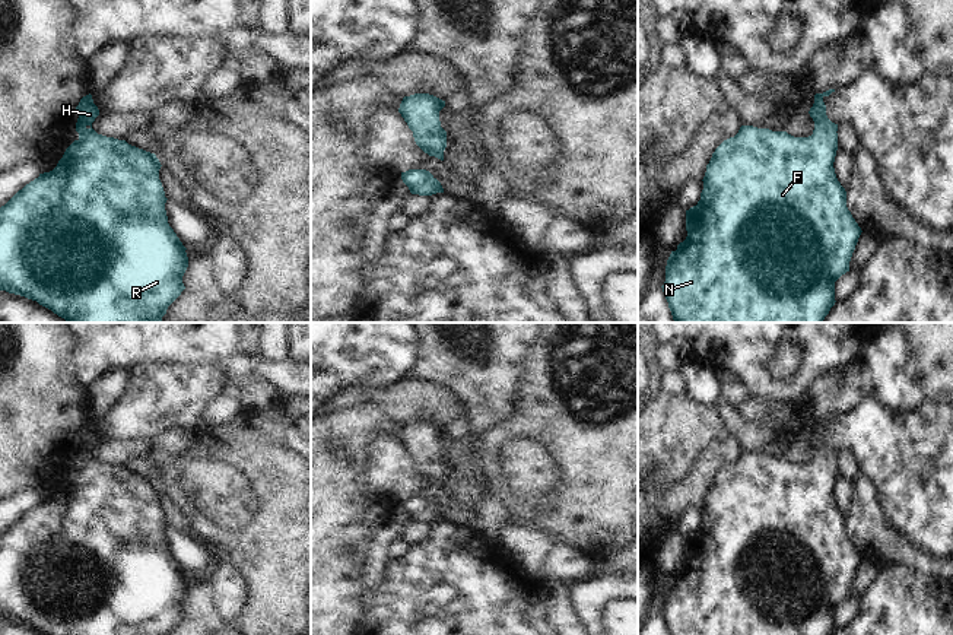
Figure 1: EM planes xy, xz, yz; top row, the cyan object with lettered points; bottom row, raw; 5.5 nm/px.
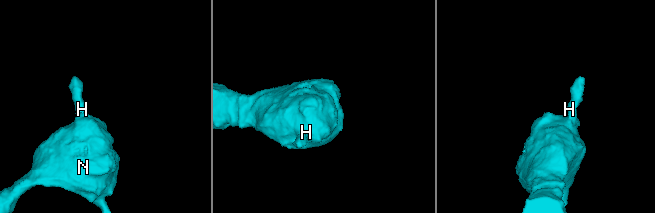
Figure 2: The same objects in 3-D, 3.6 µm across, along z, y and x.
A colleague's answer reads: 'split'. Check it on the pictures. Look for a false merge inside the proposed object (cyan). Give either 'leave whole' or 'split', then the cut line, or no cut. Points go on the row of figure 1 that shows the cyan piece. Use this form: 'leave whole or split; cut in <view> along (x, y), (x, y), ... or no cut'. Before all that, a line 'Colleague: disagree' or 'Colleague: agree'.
Colleague: disagree
leave whole; no cut

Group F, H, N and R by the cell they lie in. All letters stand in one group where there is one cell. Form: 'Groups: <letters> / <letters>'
Groups: F H N R

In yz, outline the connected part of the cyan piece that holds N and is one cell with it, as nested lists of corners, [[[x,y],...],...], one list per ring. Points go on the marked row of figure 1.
[[[835,89],[814,95],[814,104],[809,114],[814,121],[813,134],[794,137],[787,131],[772,131],[753,126],[741,126],[734,137],[724,140],[712,153],[703,177],[703,190],[696,206],[686,210],[687,236],[671,251],[665,266],[665,282],[661,286],[668,302],[674,323],[823,323],[835,305],[835,282],[849,272],[849,261],[861,228],[846,207],[846,191],[836,178],[833,162],[838,150],[838,124],[826,115],[825,96]]]

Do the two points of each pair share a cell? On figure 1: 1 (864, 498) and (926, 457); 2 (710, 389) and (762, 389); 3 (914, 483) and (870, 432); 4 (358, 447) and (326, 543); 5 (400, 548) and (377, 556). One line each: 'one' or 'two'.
1: two
2: two
3: one
4: one
5: two

